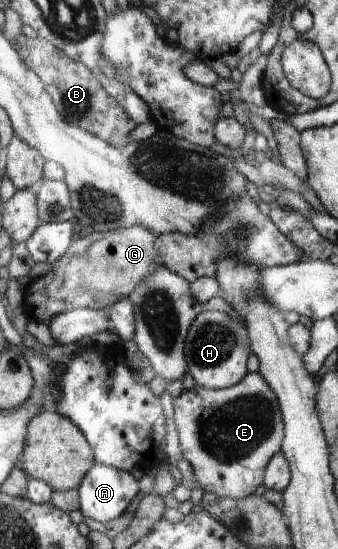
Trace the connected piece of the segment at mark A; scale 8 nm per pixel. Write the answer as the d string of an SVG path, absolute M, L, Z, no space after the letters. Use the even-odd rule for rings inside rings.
M95 463L77 491L83 516L105 525L128 508L138 494L138 480L129 472Z

